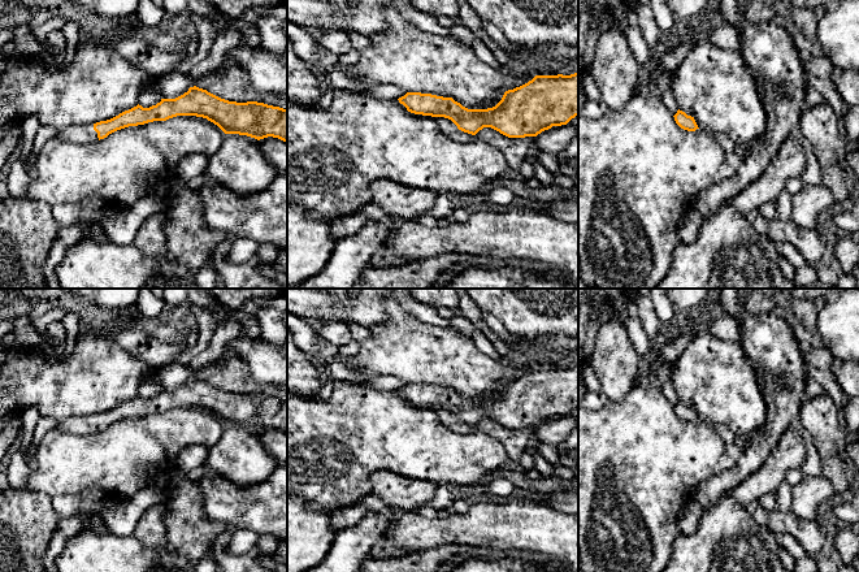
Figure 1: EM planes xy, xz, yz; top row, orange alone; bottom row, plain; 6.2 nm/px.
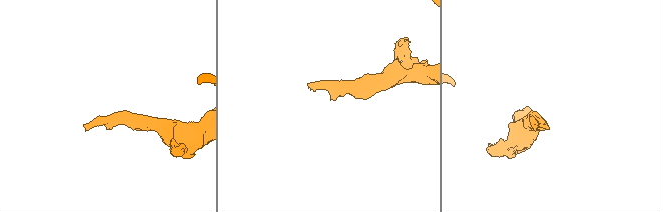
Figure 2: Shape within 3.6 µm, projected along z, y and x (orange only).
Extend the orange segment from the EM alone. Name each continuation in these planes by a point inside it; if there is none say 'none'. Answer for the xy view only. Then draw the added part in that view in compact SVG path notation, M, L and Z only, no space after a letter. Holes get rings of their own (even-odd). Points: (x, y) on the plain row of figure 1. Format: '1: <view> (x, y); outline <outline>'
1: xy (82, 425); outline M94 415L62 419L57 421L56 428L61 432L79 436L94 434L99 432L97 424L94 421Z

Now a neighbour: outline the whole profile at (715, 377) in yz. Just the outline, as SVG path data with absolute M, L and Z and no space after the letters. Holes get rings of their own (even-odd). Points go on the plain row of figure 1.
M694 329L693 341L671 368L669 380L677 399L691 407L698 419L723 425L736 437L751 437L767 420L755 367L739 342L721 341L704 329Z

